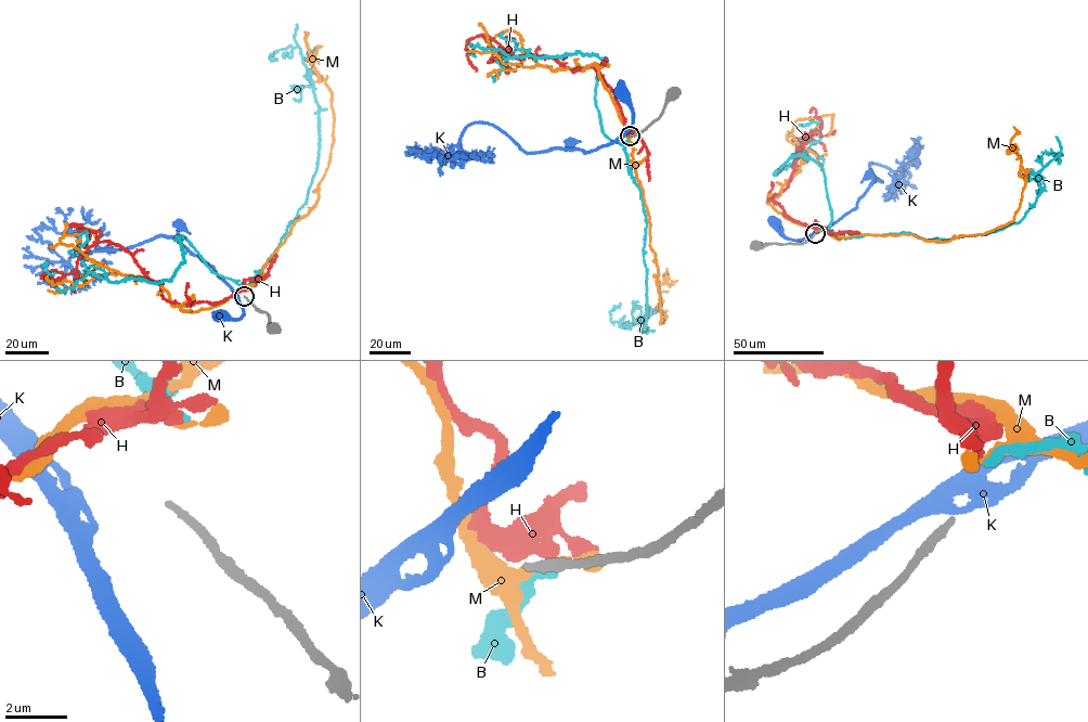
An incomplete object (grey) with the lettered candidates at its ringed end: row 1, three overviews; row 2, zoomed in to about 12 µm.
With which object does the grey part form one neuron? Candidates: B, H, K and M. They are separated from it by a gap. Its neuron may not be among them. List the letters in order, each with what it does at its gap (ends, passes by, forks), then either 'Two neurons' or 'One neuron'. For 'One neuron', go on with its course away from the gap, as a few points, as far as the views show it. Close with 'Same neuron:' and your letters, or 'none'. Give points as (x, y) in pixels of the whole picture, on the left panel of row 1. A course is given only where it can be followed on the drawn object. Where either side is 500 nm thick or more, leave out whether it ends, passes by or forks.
B: It ends there. Two neurons
H: It ends there. Two neurons
K: It passes by. Two neurons
M: It passes by. Two neurons
Same neuron: none

